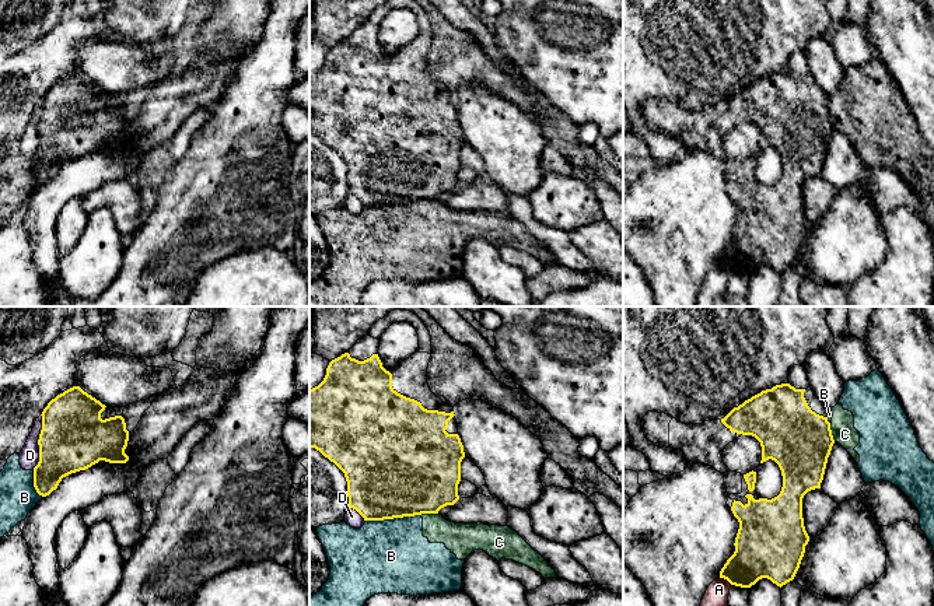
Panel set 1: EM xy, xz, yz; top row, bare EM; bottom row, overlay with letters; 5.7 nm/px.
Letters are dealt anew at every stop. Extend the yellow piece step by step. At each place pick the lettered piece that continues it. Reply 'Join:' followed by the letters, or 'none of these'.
Join: none of these

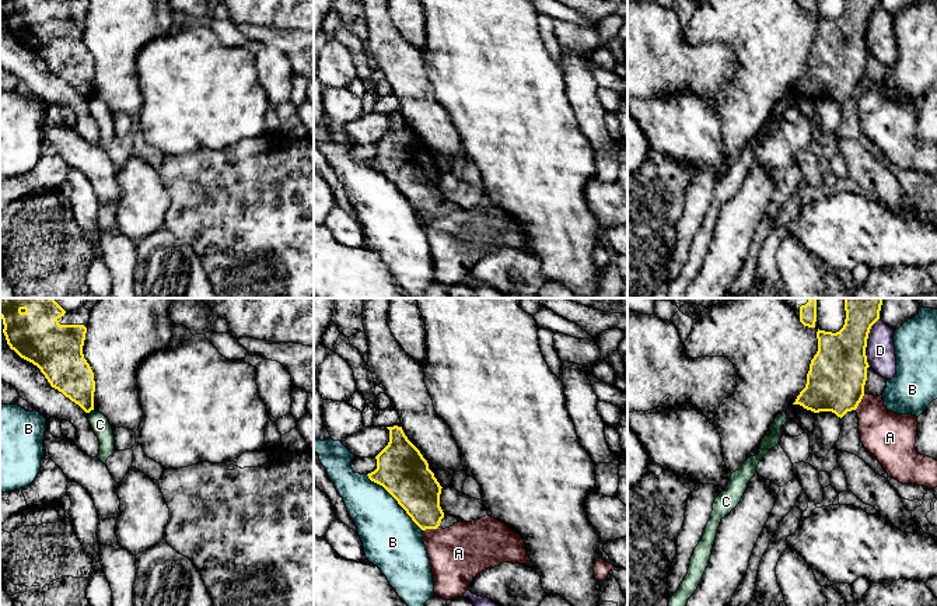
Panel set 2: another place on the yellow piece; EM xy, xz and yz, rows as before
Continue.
Join: none of these

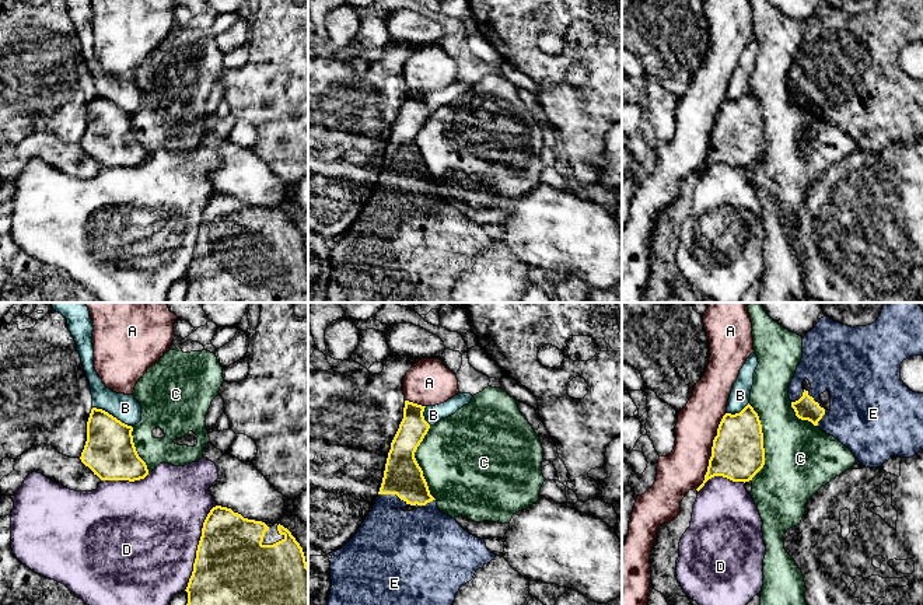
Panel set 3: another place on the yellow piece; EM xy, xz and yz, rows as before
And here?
Join: E

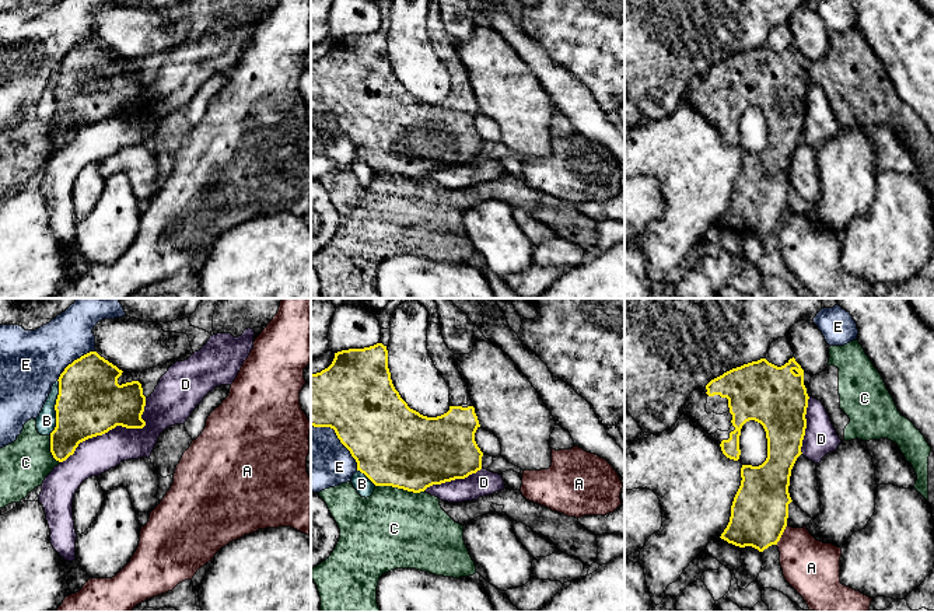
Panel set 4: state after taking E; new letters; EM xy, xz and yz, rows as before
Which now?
Join: none of these

